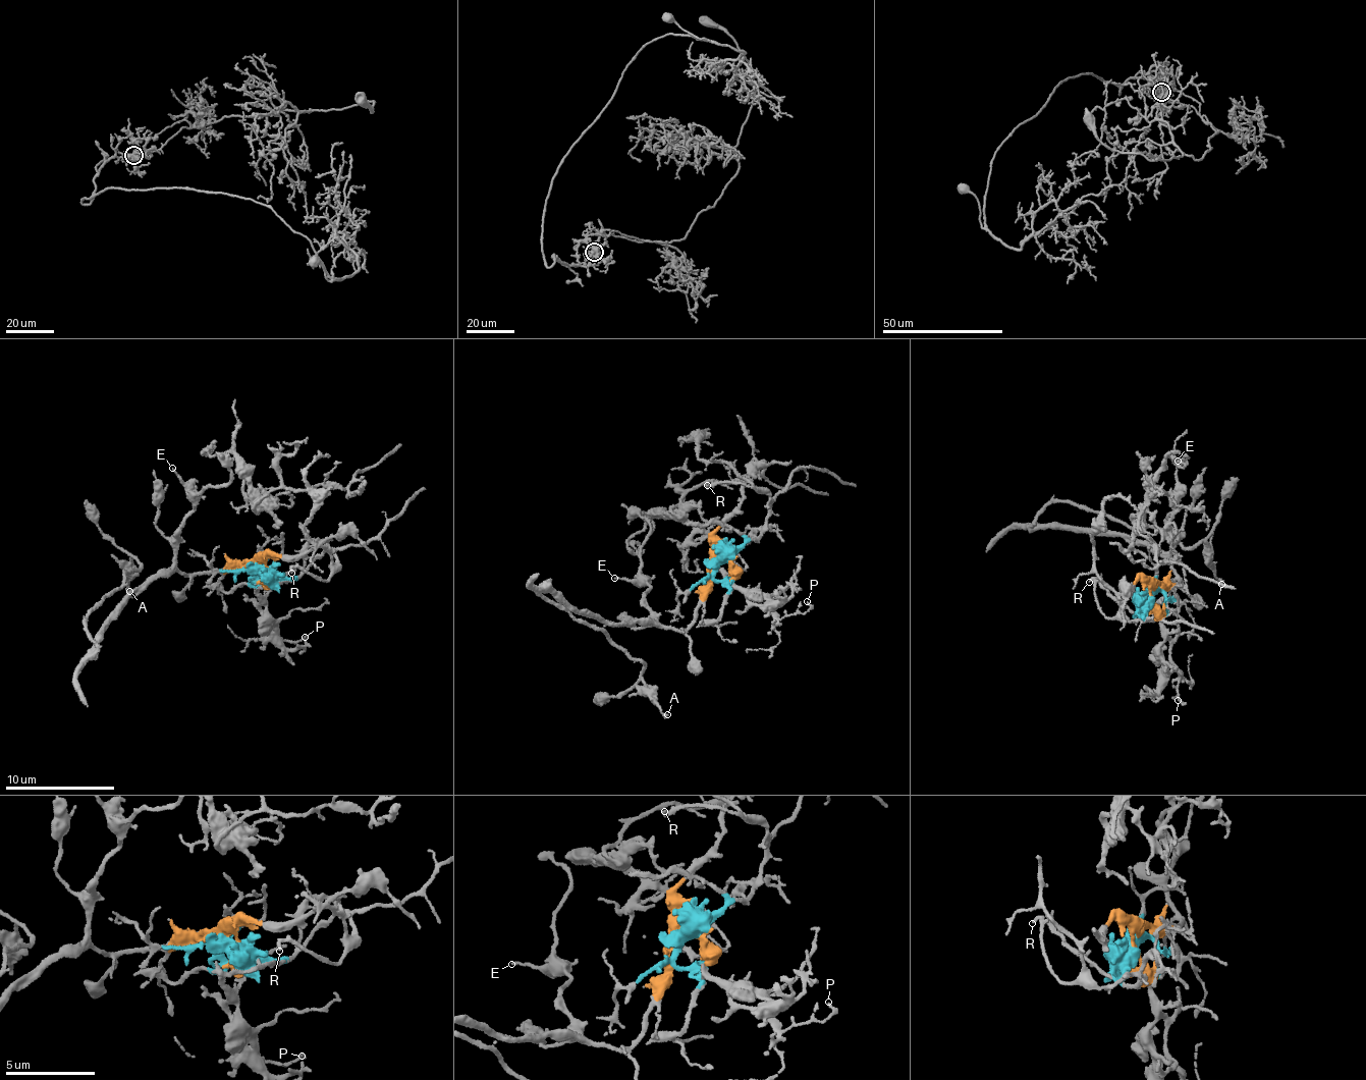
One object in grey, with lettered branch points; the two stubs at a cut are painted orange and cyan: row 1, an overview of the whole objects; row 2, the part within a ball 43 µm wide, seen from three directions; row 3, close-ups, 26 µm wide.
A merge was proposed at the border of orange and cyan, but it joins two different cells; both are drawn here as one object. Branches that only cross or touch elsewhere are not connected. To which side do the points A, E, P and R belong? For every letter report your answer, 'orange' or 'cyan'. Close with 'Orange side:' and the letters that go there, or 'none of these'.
A: orange
E: orange
P: cyan
R: cyan
Orange side: A, E

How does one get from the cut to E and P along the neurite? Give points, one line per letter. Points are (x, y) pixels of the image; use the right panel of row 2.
E: (1153, 590), (1165, 582), (1177, 583), (1171, 557), (1175, 530), (1168, 515), (1173, 510), (1177, 461)
P: (1153, 590), (1164, 595), (1161, 619), (1165, 674), (1182, 704), (1177, 700)

